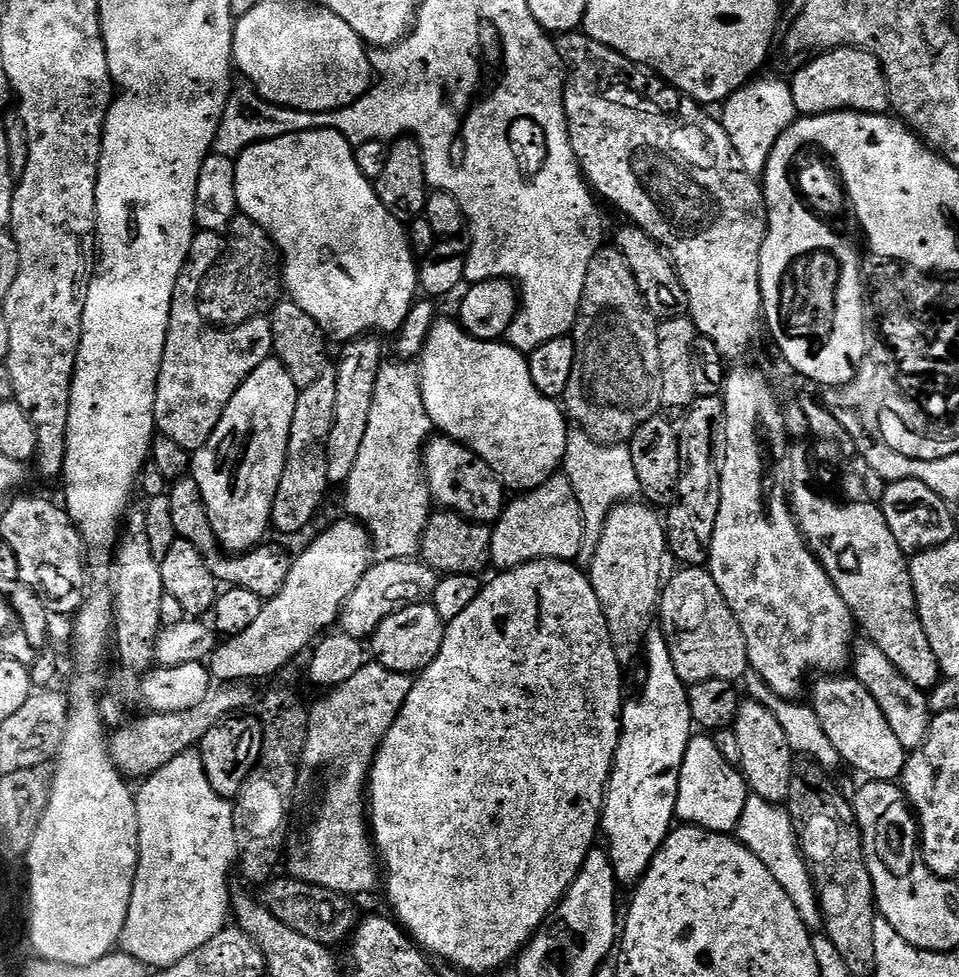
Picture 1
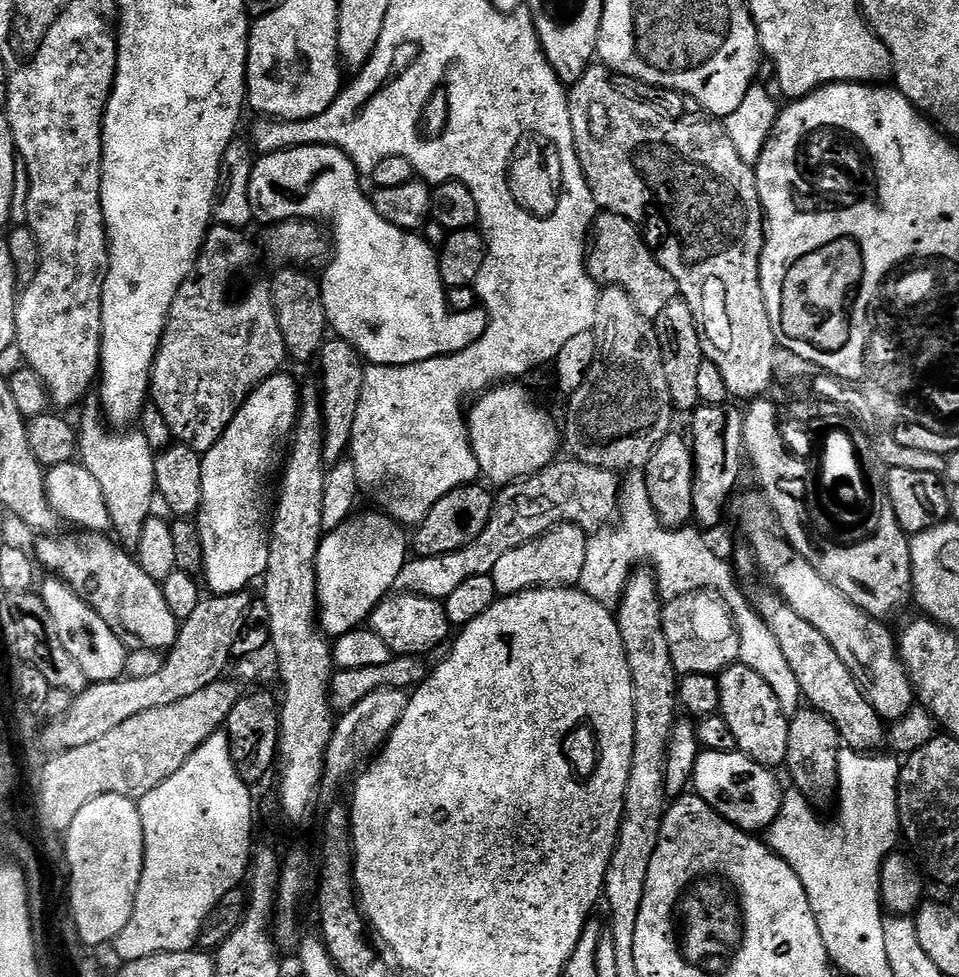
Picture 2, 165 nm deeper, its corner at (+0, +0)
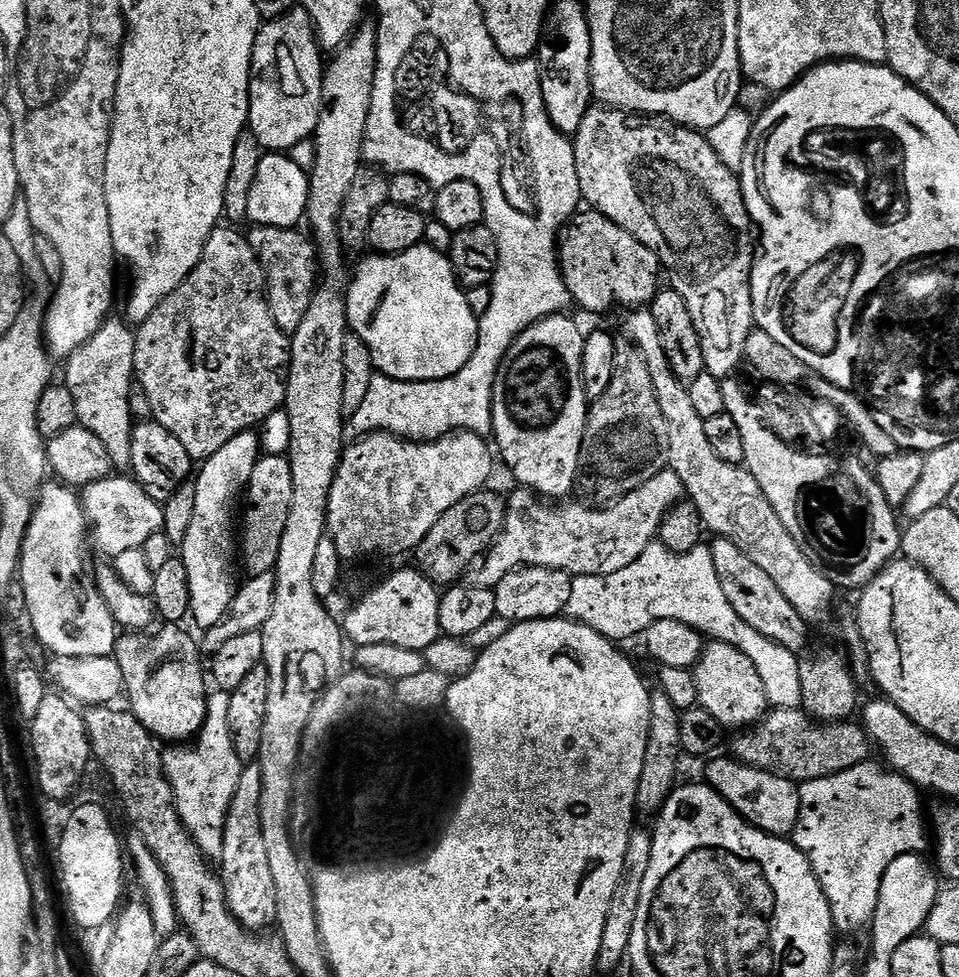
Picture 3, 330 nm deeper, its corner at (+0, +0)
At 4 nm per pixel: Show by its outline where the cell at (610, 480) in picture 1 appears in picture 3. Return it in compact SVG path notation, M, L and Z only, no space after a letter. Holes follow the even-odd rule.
M653 542L642 558L630 562L626 570L605 576L577 576L572 582L566 612L571 619L591 624L613 642L639 637L659 620L681 620L713 641L742 650L742 654L754 662L754 670L758 670L762 686L766 686L772 708L800 708L803 705L797 653L766 638L766 634L758 634L750 622L738 618L738 610L730 606L730 598L726 598L726 590L722 590L718 570L714 570L711 547L701 546L692 552L678 553L669 550L665 544Z

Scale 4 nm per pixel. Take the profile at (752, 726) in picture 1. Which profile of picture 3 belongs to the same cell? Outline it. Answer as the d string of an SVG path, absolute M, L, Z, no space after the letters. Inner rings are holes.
M709 643L694 671L698 682L699 707L710 710L710 714L722 722L724 729L747 730L768 715L770 705L766 686L762 686L762 678L758 670L754 670L754 662L750 662L742 650L729 644Z

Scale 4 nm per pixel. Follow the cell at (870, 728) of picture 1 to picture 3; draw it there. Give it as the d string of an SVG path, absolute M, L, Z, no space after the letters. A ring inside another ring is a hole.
M716 538L713 541L710 547L714 570L718 570L722 590L726 590L730 606L738 610L738 618L742 618L742 622L750 622L758 634L766 634L766 638L786 646L791 652L803 653L803 648L808 644L810 625L802 619L798 610L794 610L794 606L790 606L790 598L778 590L778 582L774 582L774 578L770 578L770 574L766 574L766 570L762 570L762 566L758 566L758 562L754 562L754 558L750 558L750 554L743 552L733 540Z

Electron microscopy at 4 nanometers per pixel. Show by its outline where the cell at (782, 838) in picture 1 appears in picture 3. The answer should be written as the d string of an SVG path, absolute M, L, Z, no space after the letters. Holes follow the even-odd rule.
M865 762L826 778L805 780L799 785L800 818L796 823L794 843L812 863L820 885L832 906L835 931L860 932L869 927L878 908L879 890L890 862L904 853L923 853L930 840L924 837L920 817L920 796L915 784L899 772Z

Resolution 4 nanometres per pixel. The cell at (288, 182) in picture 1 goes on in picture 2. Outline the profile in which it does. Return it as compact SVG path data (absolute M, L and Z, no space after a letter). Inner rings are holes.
M311 144L301 148L284 148L280 152L271 152L268 156L260 156L252 165L250 174L250 206L252 207L253 221L268 224L267 226L277 226L286 220L307 220L309 222L321 222L329 220L332 223L332 236L336 239L336 253L332 256L332 261L328 264L328 269L322 275L322 302L324 303L324 313L328 319L331 331L341 340L349 340L350 343L360 353L361 357L368 364L385 364L393 368L394 366L406 366L414 362L434 361L440 356L453 356L455 352L466 350L482 334L488 325L488 314L483 307L477 306L466 313L454 312L449 308L448 293L440 277L440 262L437 249L434 249L425 242L423 235L415 232L404 232L398 226L386 222L376 213L372 206L369 193L364 193L364 188L360 185L361 173L357 172L354 162L340 148L330 147L327 144Z

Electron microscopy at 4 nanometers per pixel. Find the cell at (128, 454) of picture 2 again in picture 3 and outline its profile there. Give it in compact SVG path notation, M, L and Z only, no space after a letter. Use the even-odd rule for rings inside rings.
M109 318L77 352L67 357L68 369L62 376L70 394L74 394L74 410L79 427L90 430L102 438L106 450L110 450L113 465L120 470L132 466L132 429L134 417L130 406L130 394L134 387L136 363L136 334L123 319Z

